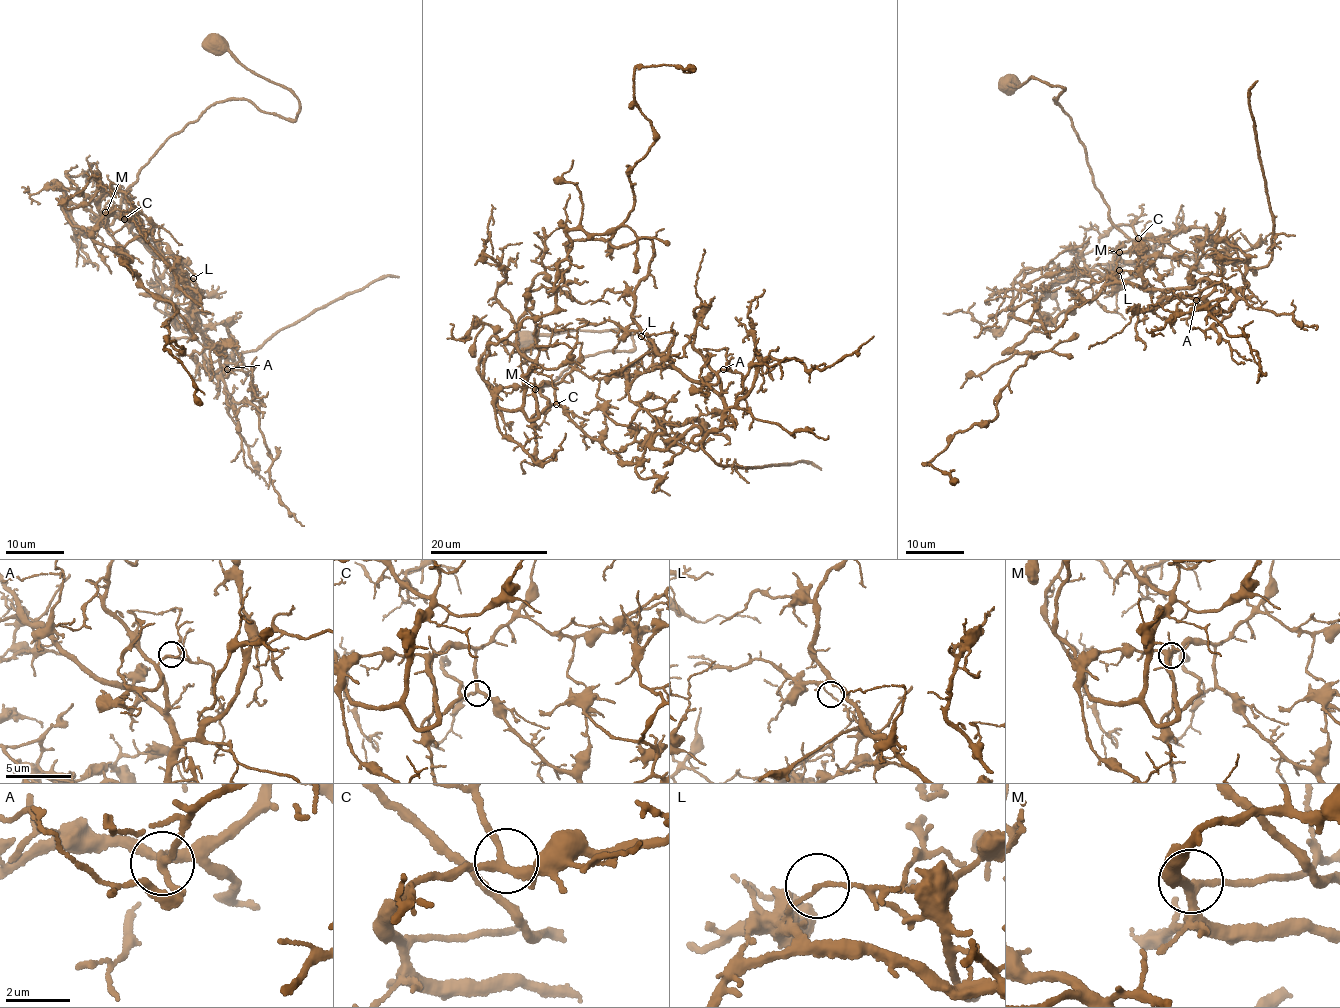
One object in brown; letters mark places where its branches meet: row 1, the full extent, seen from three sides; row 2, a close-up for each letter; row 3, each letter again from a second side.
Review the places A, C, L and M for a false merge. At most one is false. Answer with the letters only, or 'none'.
L

